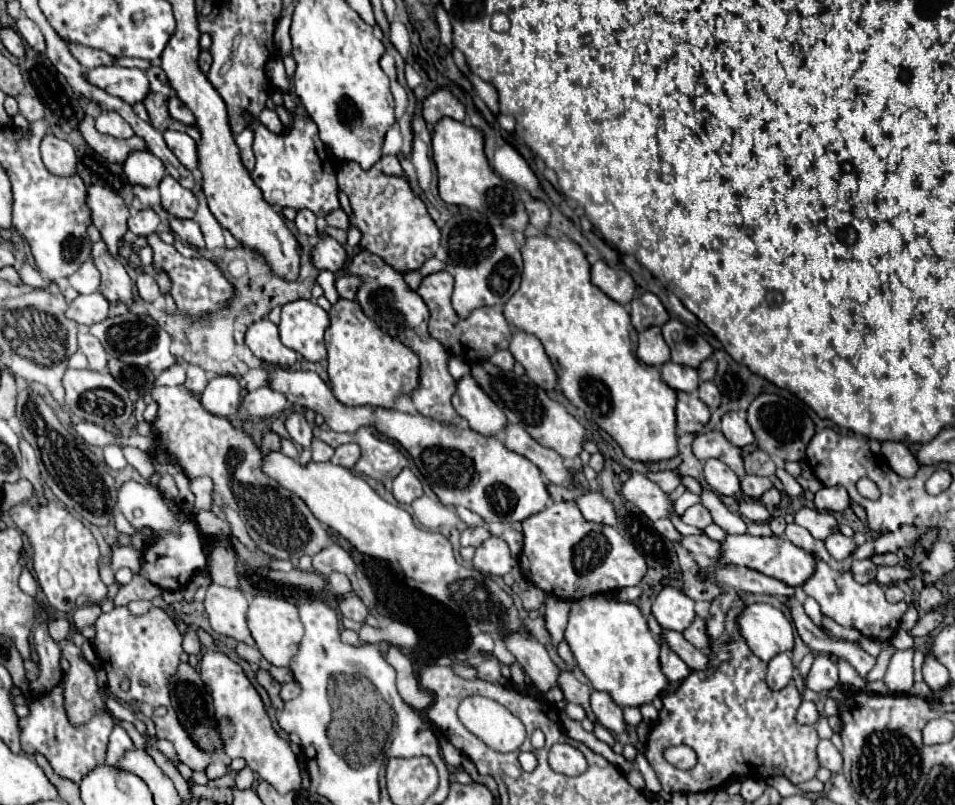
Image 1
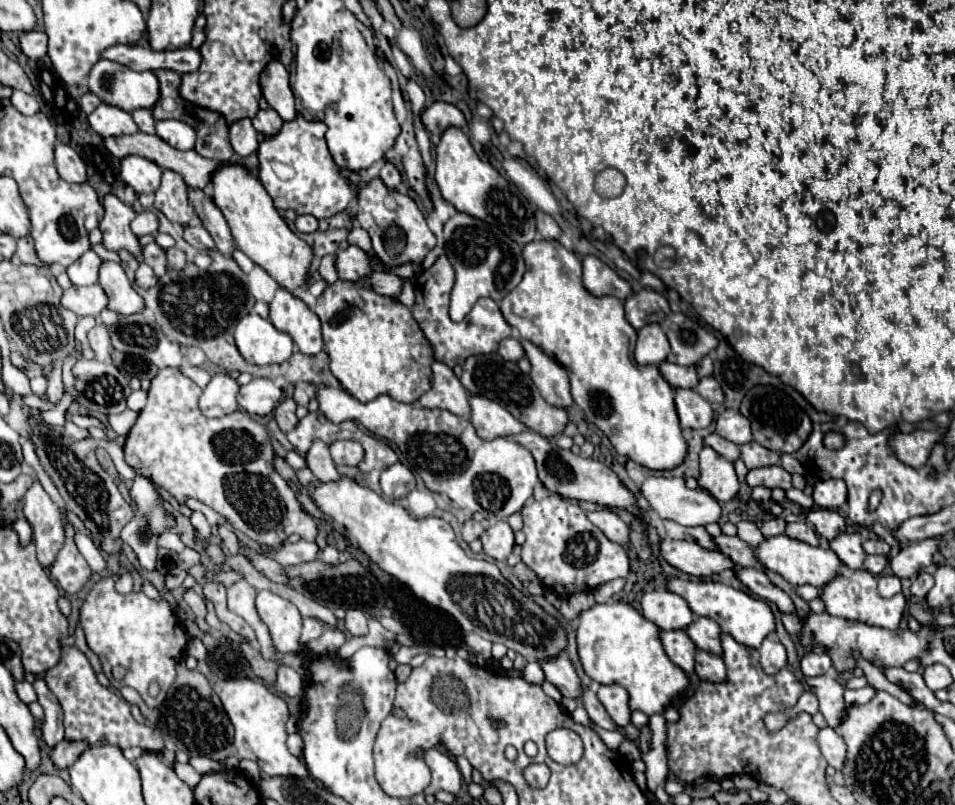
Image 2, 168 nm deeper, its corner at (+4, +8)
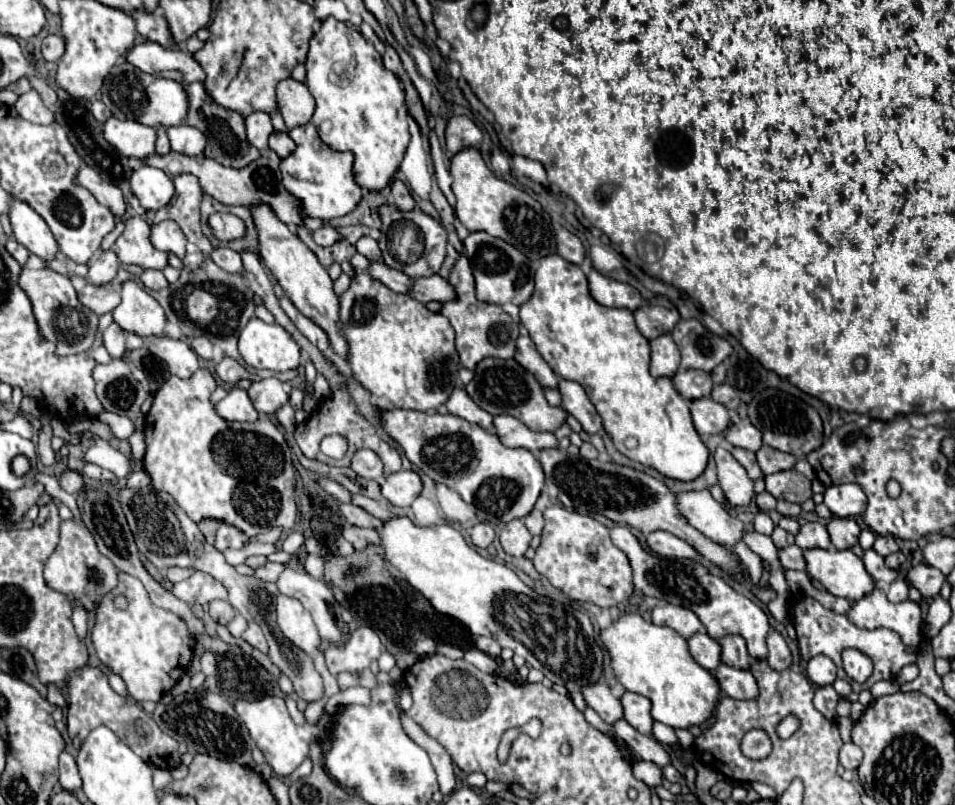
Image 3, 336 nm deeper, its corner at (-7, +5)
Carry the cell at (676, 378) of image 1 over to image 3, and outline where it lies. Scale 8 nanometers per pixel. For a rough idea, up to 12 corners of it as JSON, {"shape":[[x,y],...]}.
{"shape":[[679,370],[673,384],[685,400],[711,396],[711,376]]}

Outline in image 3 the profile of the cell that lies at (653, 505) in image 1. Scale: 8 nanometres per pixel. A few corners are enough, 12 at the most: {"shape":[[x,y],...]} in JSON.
{"shape":[[709,490],[681,492],[687,522],[721,546],[743,540],[745,524]]}

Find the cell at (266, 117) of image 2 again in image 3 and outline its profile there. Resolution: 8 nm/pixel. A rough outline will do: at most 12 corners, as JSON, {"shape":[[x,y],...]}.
{"shape":[[273,132],[269,148],[279,158],[295,150],[295,142],[283,132]]}

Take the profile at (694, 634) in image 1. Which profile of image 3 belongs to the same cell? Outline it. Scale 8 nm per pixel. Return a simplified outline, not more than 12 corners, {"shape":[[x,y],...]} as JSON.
{"shape":[[721,638],[723,664],[749,670],[743,638]]}

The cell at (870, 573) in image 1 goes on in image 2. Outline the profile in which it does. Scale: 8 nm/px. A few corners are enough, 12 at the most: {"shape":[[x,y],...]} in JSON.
{"shape":[[866,555],[864,569],[872,575],[884,571],[888,559],[884,555]]}

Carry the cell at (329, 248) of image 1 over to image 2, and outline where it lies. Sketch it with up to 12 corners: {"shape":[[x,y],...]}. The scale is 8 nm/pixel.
{"shape":[[354,245],[334,253],[338,277],[356,281],[372,271]]}

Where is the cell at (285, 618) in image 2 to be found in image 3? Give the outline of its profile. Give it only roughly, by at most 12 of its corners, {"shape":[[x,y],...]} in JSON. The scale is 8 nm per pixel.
{"shape":[[279,594],[277,624],[309,656],[319,650],[311,614]]}

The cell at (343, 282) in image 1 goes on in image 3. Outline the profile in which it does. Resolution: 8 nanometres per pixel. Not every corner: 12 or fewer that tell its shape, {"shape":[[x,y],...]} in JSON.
{"shape":[[441,276],[417,278],[409,296],[419,302],[451,302],[455,288]]}

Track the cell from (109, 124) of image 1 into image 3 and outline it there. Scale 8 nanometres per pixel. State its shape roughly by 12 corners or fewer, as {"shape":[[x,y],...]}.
{"shape":[[109,118],[105,140],[127,158],[155,154],[155,128]]}

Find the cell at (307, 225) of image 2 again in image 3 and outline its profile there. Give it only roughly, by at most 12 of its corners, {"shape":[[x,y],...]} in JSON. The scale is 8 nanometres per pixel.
{"shape":[[325,224],[313,232],[319,246],[333,246],[339,234],[333,226]]}

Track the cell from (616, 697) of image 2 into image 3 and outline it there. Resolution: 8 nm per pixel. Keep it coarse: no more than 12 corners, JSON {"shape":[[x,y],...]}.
{"shape":[[625,692],[621,704],[625,720],[651,736],[651,700]]}

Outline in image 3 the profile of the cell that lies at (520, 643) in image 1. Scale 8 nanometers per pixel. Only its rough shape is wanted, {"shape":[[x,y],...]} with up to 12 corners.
{"shape":[[607,684],[587,686],[585,702],[613,726],[623,718],[621,700]]}

